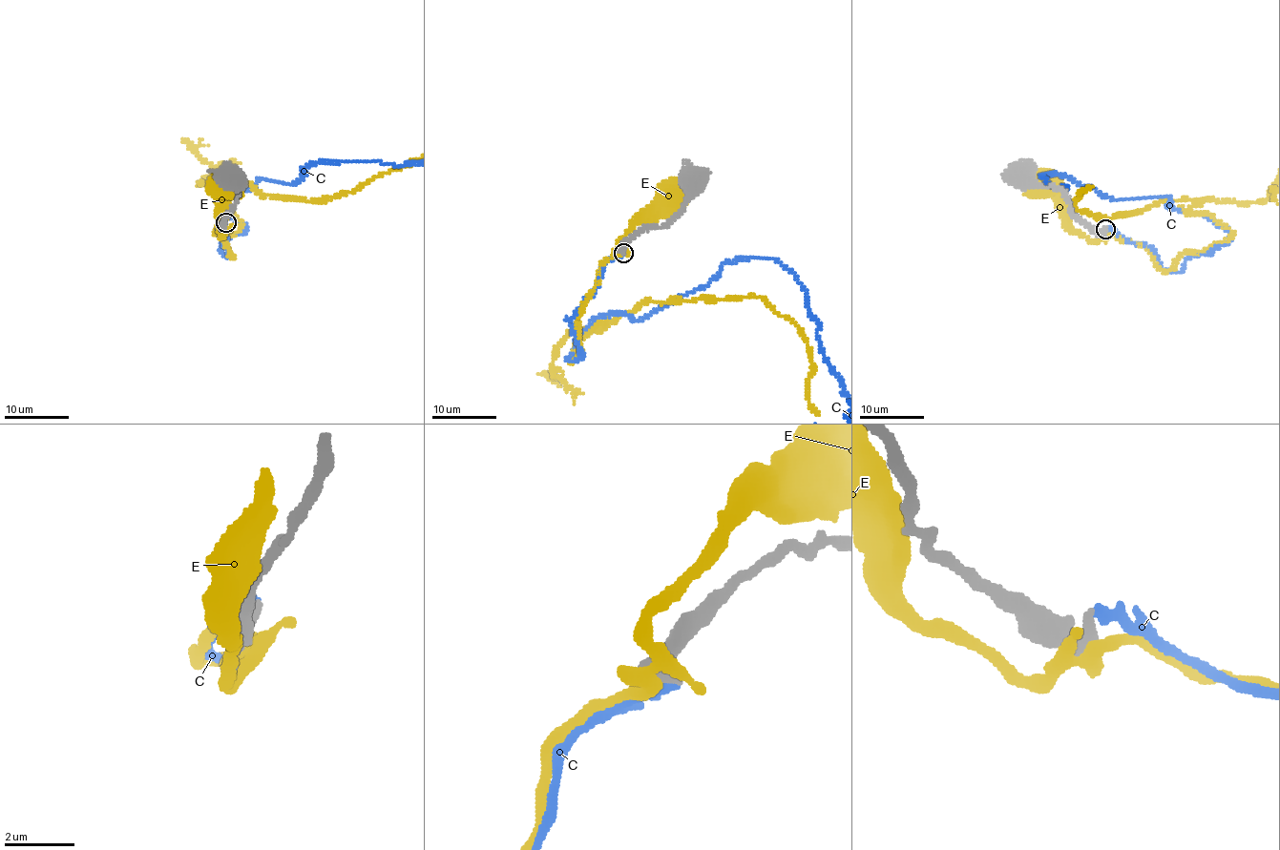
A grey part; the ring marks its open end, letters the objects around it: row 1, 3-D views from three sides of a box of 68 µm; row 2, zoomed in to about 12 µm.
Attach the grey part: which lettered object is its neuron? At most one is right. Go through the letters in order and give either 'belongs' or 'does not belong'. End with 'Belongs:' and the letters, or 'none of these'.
C: belongs
E: does not belong
Belongs: C

